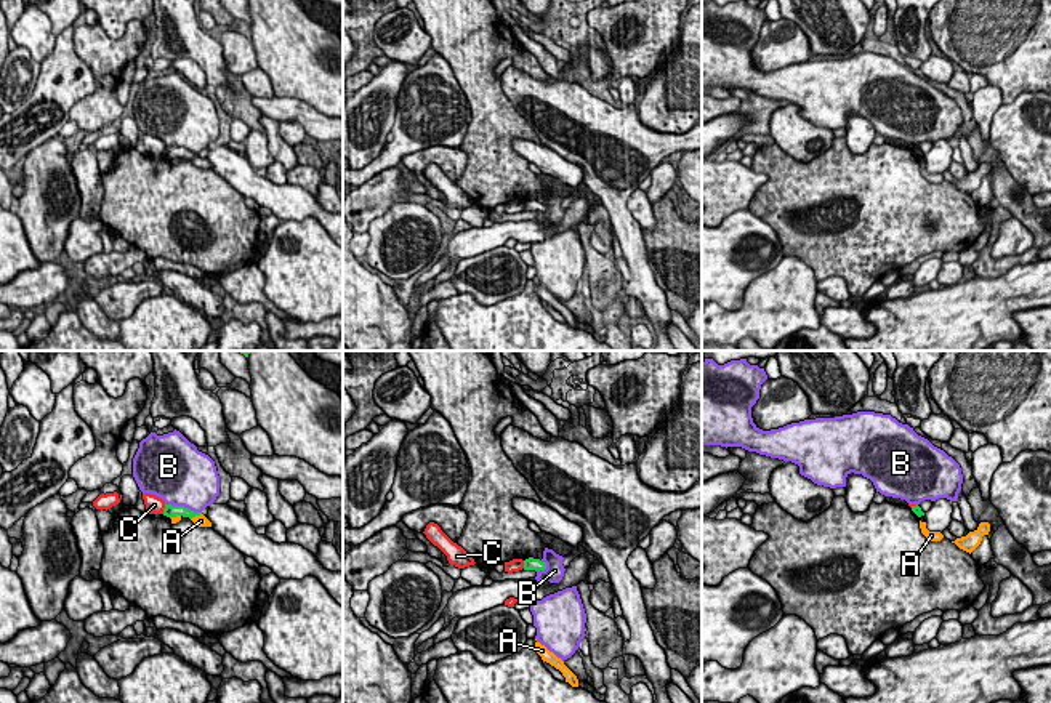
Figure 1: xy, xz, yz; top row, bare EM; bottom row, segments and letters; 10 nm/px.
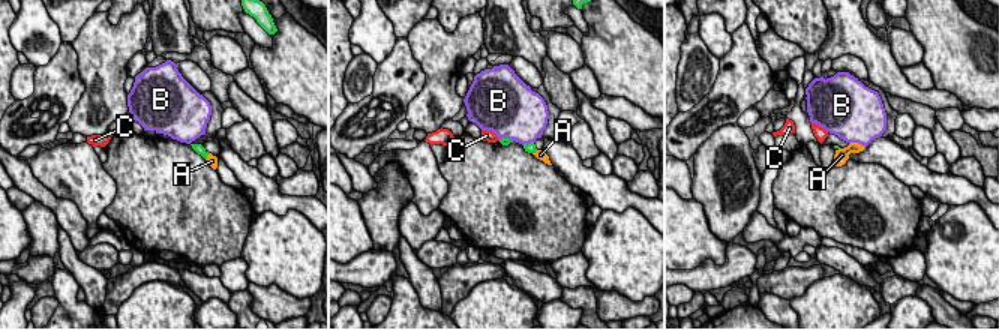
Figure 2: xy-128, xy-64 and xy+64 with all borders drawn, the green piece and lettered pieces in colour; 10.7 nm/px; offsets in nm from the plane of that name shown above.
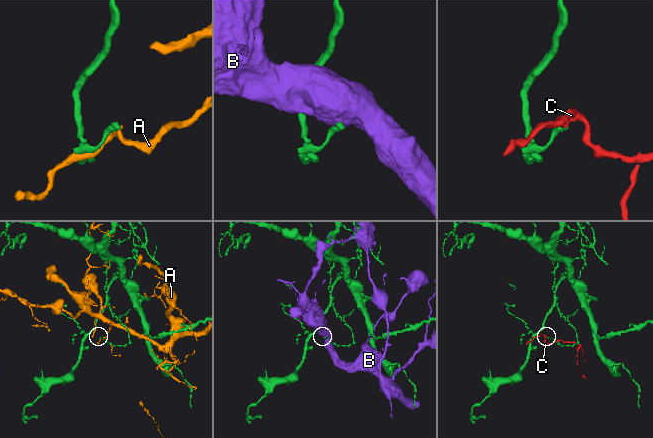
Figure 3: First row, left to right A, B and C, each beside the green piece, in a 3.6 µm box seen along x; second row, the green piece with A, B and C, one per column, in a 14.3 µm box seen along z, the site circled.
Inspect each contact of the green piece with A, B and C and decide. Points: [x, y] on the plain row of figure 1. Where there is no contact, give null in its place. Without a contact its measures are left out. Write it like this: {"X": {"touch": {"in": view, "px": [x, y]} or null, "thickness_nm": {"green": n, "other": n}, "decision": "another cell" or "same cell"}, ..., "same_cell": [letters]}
{"A": {"touch": {"in": "xy", "px": [196, 156]}, "thickness_nm": {"green": 130, "other": 120}, "decision": "another cell"}, "B": {"touch": {"in": "xy", "px": [183, 148]}, "thickness_nm": {"green": 130, "other": 500}, "decision": "another cell"}, "C": {"touch": {"in": "xy", "px": [164, 151]}, "thickness_nm": {"green": 130, "other": 190}, "decision": "another cell"}, "same_cell": []}

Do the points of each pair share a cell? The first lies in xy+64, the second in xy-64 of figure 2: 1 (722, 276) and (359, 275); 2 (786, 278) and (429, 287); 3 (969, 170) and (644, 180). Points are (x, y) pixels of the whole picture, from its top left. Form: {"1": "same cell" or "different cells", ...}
{"1": "same cell", "2": "different cells", "3": "different cells"}

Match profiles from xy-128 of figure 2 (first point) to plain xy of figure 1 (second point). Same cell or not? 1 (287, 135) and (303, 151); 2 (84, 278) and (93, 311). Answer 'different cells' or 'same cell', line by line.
1: different cells
2: same cell

